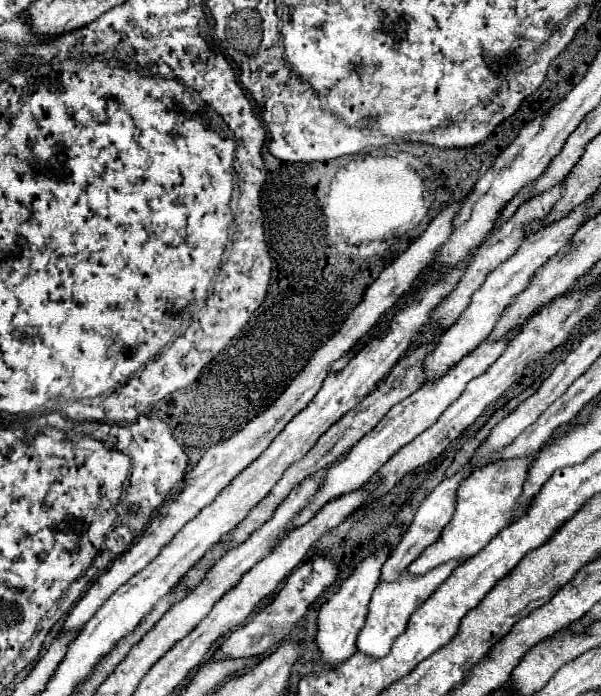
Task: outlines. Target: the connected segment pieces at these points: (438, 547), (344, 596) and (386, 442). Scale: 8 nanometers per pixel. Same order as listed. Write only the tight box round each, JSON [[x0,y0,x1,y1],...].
[[408,456,536,574],[316,548,390,668],[288,338,508,532]]

